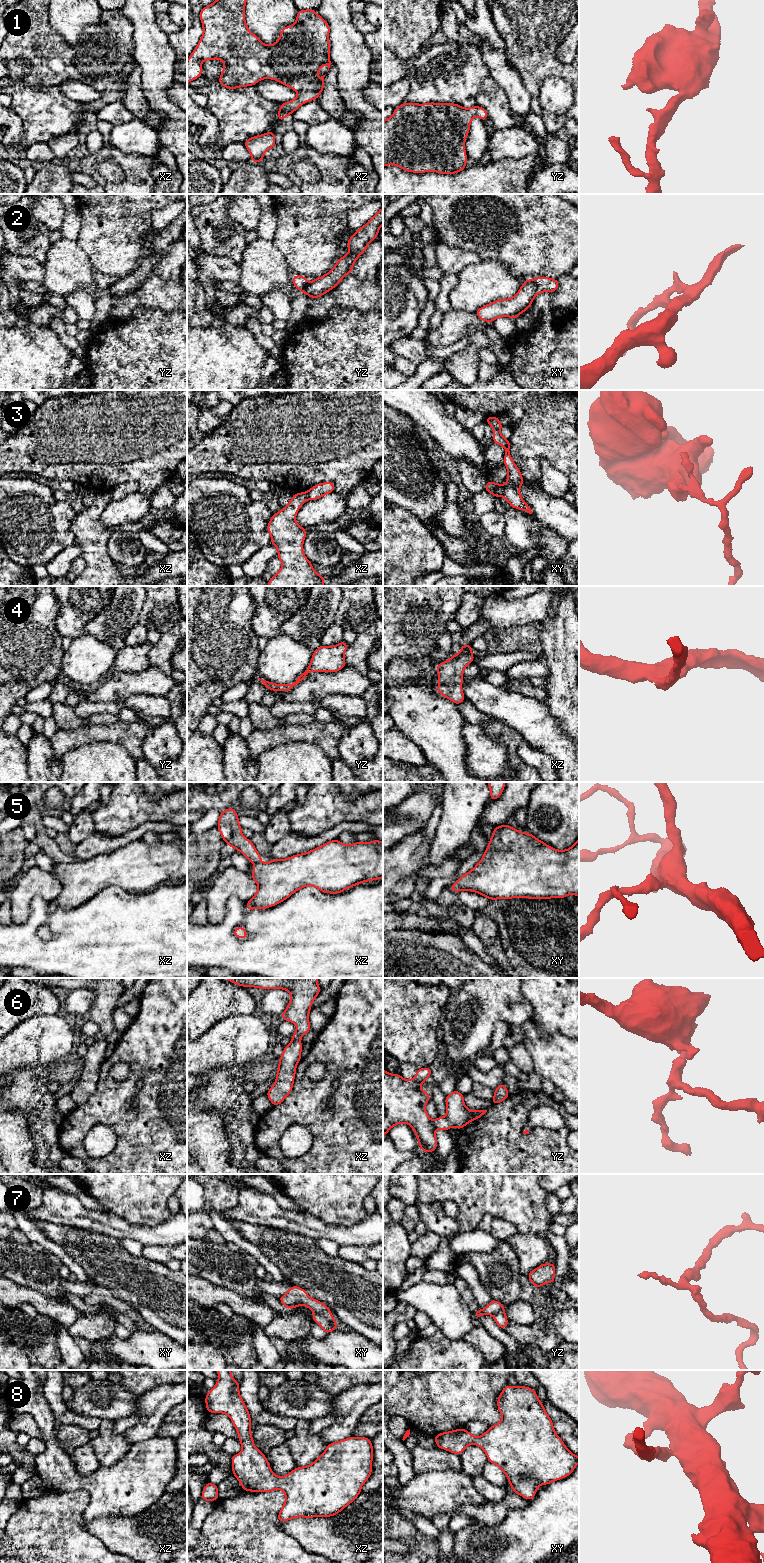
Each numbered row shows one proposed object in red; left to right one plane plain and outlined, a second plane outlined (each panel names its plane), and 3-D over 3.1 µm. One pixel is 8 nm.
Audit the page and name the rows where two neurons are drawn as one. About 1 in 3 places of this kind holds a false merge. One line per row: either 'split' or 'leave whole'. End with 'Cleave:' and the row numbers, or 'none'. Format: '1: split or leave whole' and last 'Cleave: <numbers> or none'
1: leave whole
2: split
3: split
4: leave whole
5: leave whole
6: leave whole
7: split
8: leave whole
Cleave: 2, 3, 7

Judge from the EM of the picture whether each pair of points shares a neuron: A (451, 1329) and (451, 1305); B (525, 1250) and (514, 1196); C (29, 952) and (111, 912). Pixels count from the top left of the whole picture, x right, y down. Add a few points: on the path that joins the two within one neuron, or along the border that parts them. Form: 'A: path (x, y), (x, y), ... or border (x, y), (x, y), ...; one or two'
A: path (451, 1323), (451, 1311); one
B: border (518, 1231), (536, 1234); two
C: path (49, 952), (70, 952), (91, 932); one

